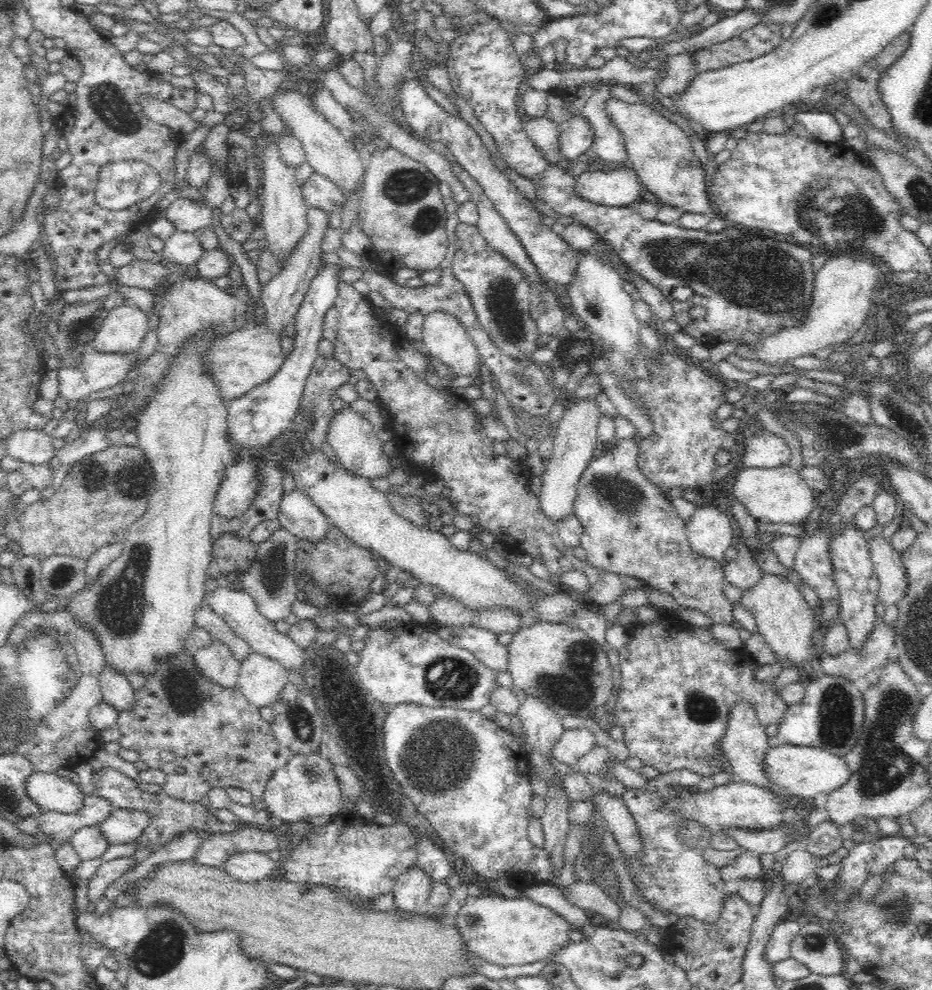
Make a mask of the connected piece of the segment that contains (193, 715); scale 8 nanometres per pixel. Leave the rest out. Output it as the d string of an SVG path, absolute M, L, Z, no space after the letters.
M184 649L180 654L160 659L159 663L156 665L156 670L146 679L144 686L134 693L133 705L119 714L116 724L121 732L121 736L117 741L121 746L119 755L124 757L124 760L136 762L140 770L150 770L152 768L163 770L166 778L165 784L162 785L162 793L170 797L184 799L184 801L188 802L198 802L199 800L202 800L204 796L211 795L214 788L219 787L220 789L226 789L228 787L233 787L240 790L246 790L253 796L254 800L262 801L262 796L265 794L265 789L270 777L276 770L278 770L278 768L286 766L292 753L290 752L290 749L283 747L276 740L270 723L262 719L257 706L250 704L238 688L224 688L204 677L204 675L200 673L200 669L194 665L194 657L192 656L191 652Z

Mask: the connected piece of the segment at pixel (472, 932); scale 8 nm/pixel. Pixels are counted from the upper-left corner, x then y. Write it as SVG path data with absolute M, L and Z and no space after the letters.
M469 896L453 922L462 933L470 954L498 966L524 966L534 962L550 964L554 952L572 943L570 932L573 929L566 918L524 896Z

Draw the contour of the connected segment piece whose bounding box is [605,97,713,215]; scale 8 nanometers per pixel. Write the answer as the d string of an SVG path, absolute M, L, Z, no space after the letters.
M610 97L605 107L608 118L619 130L638 182L659 198L660 205L676 207L686 213L707 214L711 211L712 197L708 191L710 177L695 156L690 139L674 121L664 117L657 108L644 103L628 104Z

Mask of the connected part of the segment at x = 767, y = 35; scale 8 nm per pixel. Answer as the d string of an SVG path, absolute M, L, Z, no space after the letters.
M760 23L731 40L696 50L693 56L694 69L697 74L702 74L761 58L779 48L782 42L778 25L764 26Z

